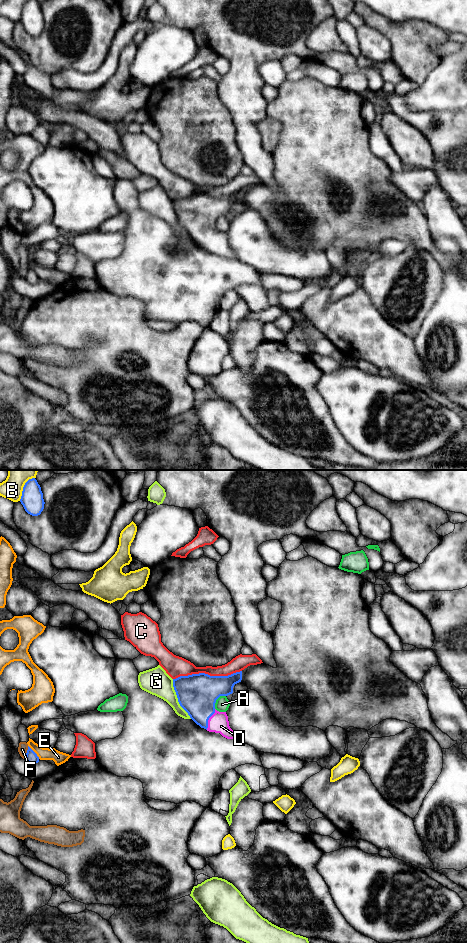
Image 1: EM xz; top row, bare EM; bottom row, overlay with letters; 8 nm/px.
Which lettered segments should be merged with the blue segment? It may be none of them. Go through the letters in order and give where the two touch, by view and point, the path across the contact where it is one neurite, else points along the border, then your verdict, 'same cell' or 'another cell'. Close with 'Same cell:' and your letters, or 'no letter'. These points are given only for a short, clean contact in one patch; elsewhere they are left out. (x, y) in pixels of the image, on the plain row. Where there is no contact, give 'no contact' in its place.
A: contact xz (216, 219); another cell
B: contact xz (23, 10); another cell
C: contact xz (207, 194); another cell
D: contact xz (208, 239); way xz (197, 213), (201, 230), (208, 239), (218, 242); same cell
E: contact xz (34, 272); another cell
F: contact xz (27, 272); another cell
G: contact xz (178, 219); another cell
Same cell: D

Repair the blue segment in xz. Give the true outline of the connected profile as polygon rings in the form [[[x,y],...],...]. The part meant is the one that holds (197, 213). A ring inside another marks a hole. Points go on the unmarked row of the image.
[[[242,191],[228,196],[210,196],[205,193],[199,193],[173,199],[173,207],[180,226],[197,245],[209,252],[220,253],[227,259],[237,260],[235,253],[229,246],[226,232],[217,231],[215,229],[215,223],[220,216],[232,214],[234,205],[241,202],[241,200]]]

